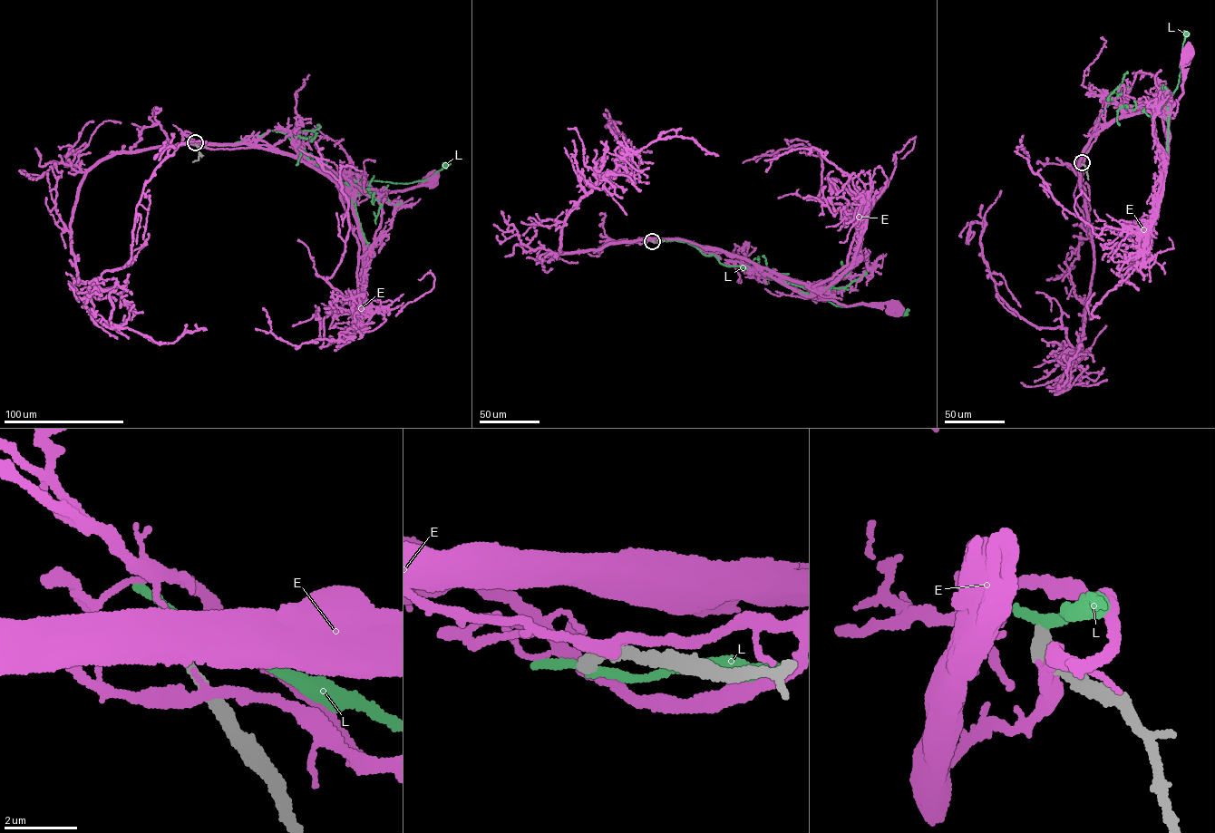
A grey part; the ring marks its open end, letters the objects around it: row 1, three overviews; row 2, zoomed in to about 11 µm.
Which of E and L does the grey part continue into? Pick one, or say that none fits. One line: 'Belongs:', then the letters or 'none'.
Belongs: none

